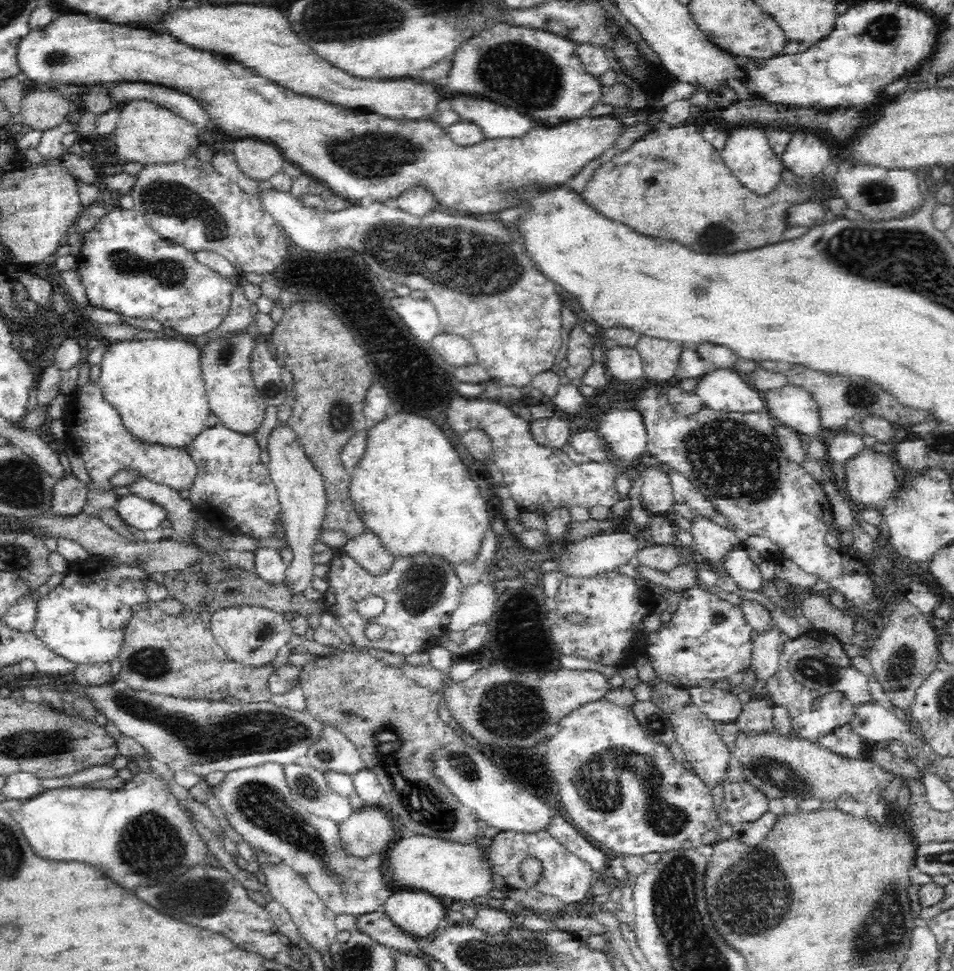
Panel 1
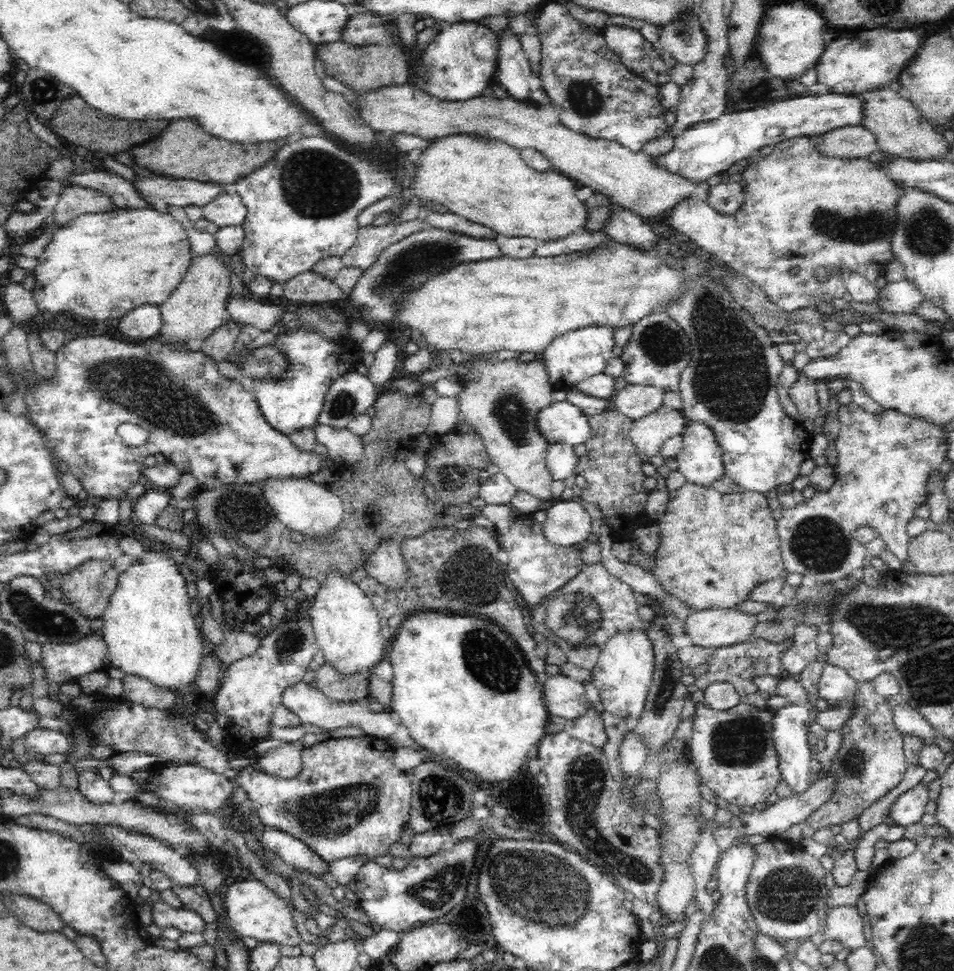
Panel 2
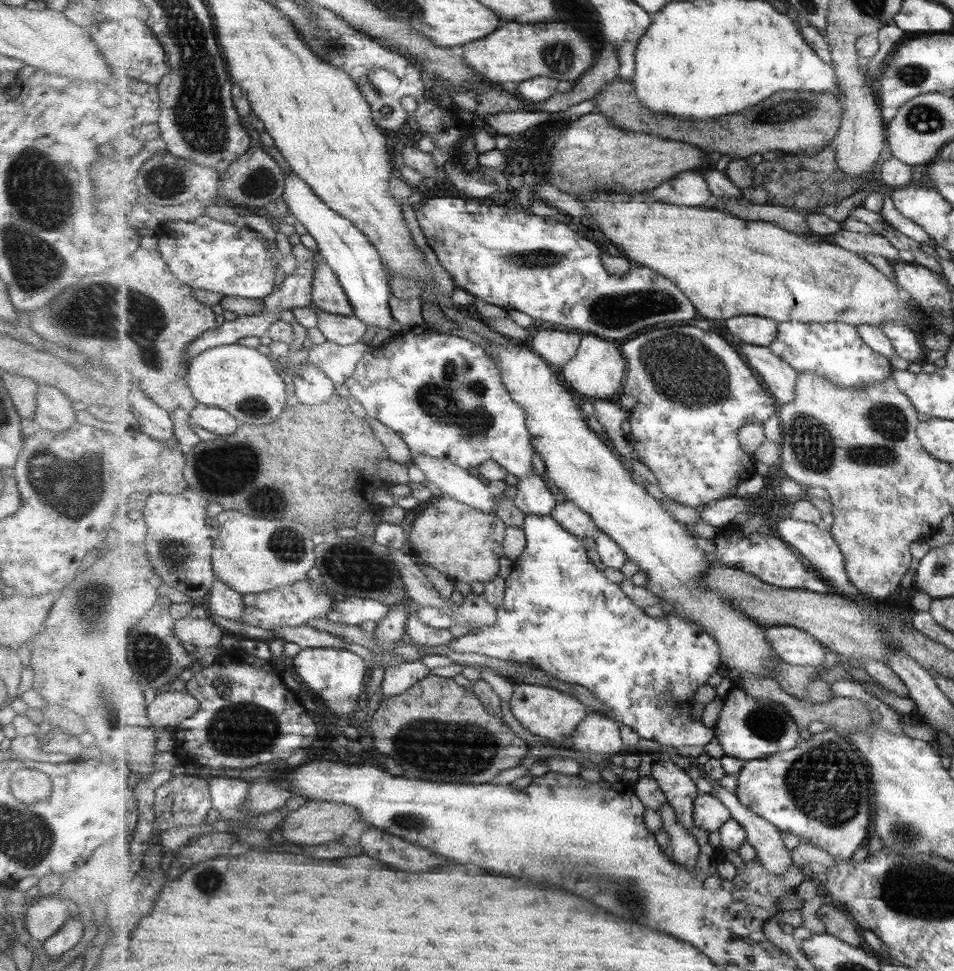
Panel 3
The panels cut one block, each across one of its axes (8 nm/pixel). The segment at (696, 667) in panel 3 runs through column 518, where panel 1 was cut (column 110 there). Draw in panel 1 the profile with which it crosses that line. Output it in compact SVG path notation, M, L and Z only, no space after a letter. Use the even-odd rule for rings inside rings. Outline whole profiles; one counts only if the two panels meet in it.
M102 554L91 555L84 570L69 570L65 573L60 585L51 588L48 594L40 597L34 633L54 653L70 659L76 665L112 662L119 655L121 640L124 638L124 627L133 613L132 606L138 603L148 603L148 598L143 595L144 577L148 577L148 574L139 568L116 564Z

